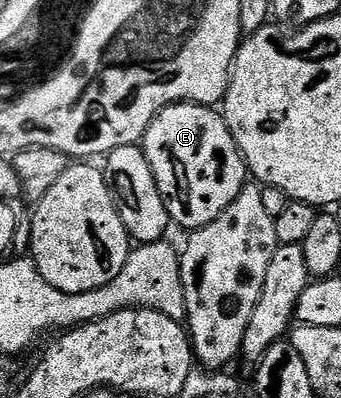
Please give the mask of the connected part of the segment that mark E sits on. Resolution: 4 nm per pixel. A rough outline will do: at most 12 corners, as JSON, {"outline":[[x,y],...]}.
{"outline":[[177,102],[141,149],[167,215],[217,220],[249,178],[218,109]]}

